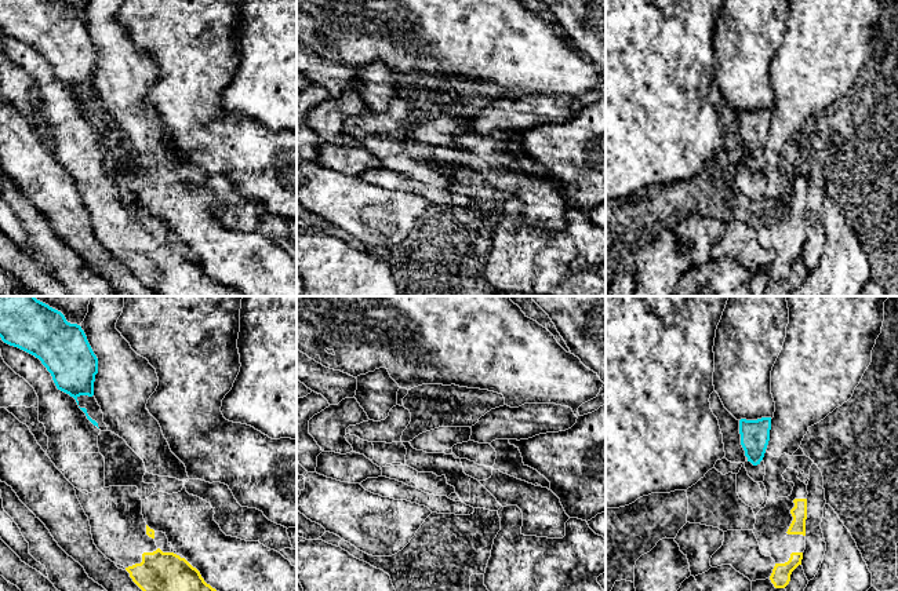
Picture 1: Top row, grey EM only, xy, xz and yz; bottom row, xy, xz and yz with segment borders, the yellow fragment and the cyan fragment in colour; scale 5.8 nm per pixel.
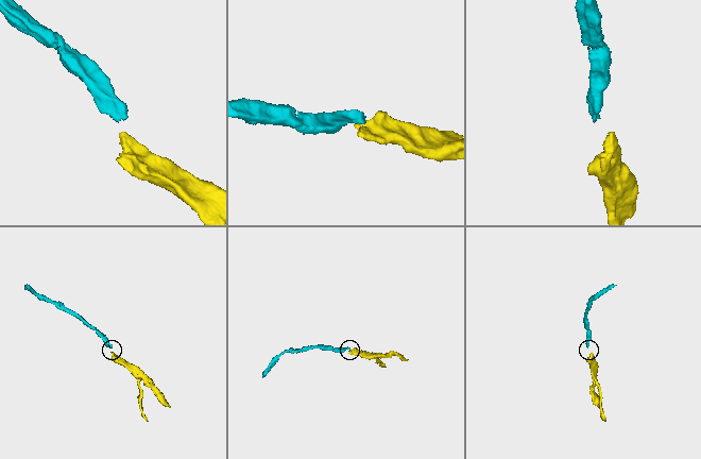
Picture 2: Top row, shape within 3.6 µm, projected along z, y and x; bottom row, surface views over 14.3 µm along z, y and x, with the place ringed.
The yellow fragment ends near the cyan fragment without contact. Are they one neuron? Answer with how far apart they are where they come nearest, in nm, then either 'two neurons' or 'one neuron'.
300 nm apart; two neurons

